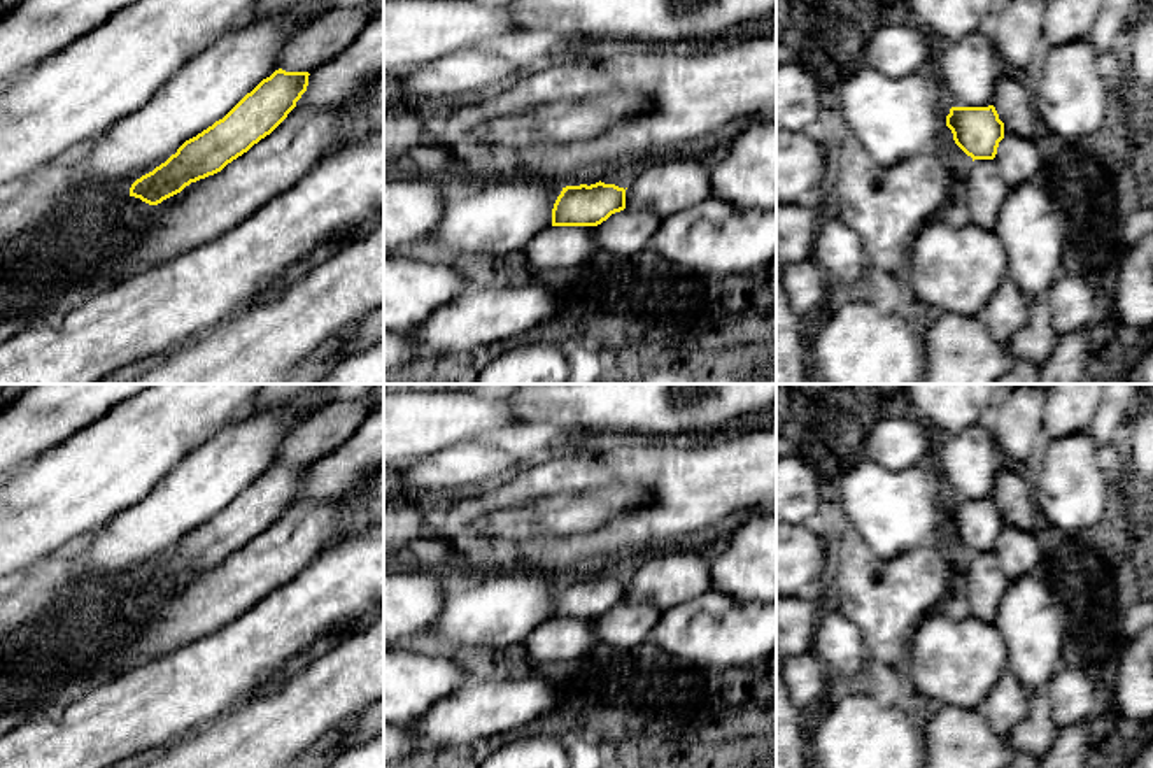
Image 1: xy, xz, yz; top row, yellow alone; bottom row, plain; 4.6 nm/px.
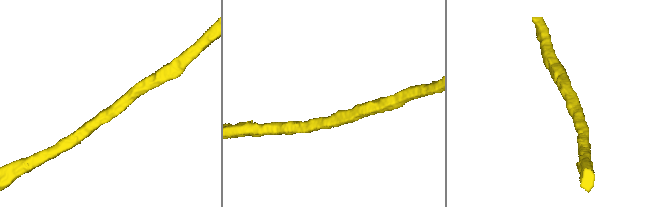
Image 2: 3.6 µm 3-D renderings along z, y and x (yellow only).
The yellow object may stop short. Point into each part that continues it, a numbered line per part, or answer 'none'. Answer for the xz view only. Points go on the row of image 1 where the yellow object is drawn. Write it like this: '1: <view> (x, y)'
1: xz (671, 184)

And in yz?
1: yz (983, 192)

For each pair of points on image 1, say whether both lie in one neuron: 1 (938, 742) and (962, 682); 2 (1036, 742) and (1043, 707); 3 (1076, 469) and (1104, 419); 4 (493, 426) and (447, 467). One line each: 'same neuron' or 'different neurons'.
1: different neurons
2: same neuron
3: different neurons
4: different neurons

